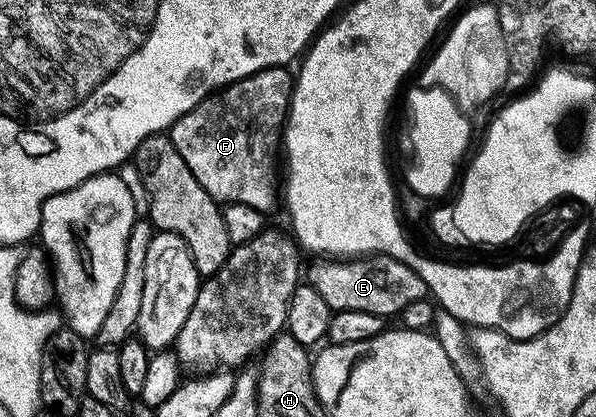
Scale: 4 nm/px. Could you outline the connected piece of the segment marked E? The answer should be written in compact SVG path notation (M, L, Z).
M369 256L364 260L317 260L313 267L308 267L307 270L307 282L308 285L313 286L315 288L315 292L319 292L319 296L323 296L323 300L327 300L327 304L331 307L334 312L342 314L343 312L367 312L371 316L379 316L380 318L386 320L396 319L399 315L403 313L405 309L408 308L411 304L419 304L420 302L426 301L430 297L429 289L427 288L427 284L423 284L423 280L421 277L415 273L411 268L407 268L407 264L403 264L399 260L395 260L394 258L386 258L384 256Z

